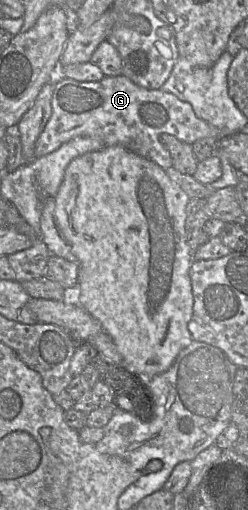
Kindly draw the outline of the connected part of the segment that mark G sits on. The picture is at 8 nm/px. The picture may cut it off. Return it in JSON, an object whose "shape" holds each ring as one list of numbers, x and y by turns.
{"shape":[[58,75,52,83,51,116,35,143,36,158,52,153,75,137,83,136,100,140,105,147,121,145,165,170,173,167,173,161,170,152,160,141,161,134,173,135,178,140,192,145,204,138,220,140,226,137,222,131,198,118,188,102,181,101,161,89,149,90,140,87,124,75,107,76,96,82,80,82]]}

